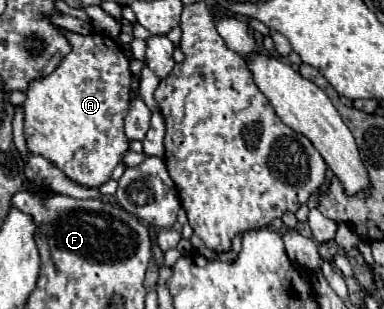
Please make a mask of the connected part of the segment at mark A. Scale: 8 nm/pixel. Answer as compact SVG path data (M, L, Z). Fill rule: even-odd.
M70 31L62 33L72 43L72 51L64 57L60 67L44 79L32 81L28 85L26 103L24 103L24 139L30 153L40 153L44 159L52 161L70 181L78 185L98 189L110 181L110 173L120 163L120 157L128 151L128 139L124 135L124 117L130 103L130 71L128 59L122 53L122 47L114 43L108 35L76 35Z

